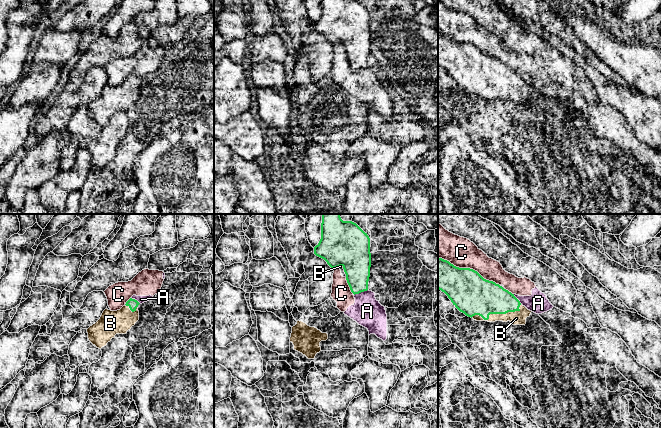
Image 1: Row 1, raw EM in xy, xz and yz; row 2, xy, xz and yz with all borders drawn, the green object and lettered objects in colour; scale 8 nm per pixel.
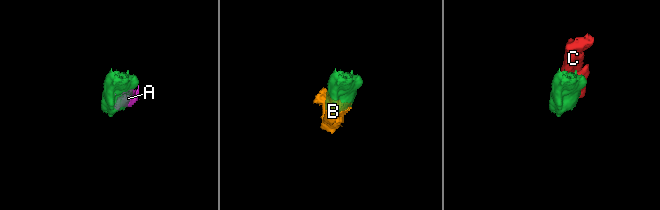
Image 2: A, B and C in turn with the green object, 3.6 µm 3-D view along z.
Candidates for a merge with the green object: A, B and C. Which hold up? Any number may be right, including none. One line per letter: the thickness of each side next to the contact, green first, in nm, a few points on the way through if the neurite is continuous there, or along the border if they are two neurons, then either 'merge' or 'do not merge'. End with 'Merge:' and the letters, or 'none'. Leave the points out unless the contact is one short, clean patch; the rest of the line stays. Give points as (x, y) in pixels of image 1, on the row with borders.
A: 240/240 nm | along xz (367, 289), (353, 294) | do not merge
B: 320/110 nm | merge
C: 320/240 nm | do not merge
Merge: B

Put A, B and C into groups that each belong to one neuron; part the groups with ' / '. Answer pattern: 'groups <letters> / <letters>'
groups A C / B

